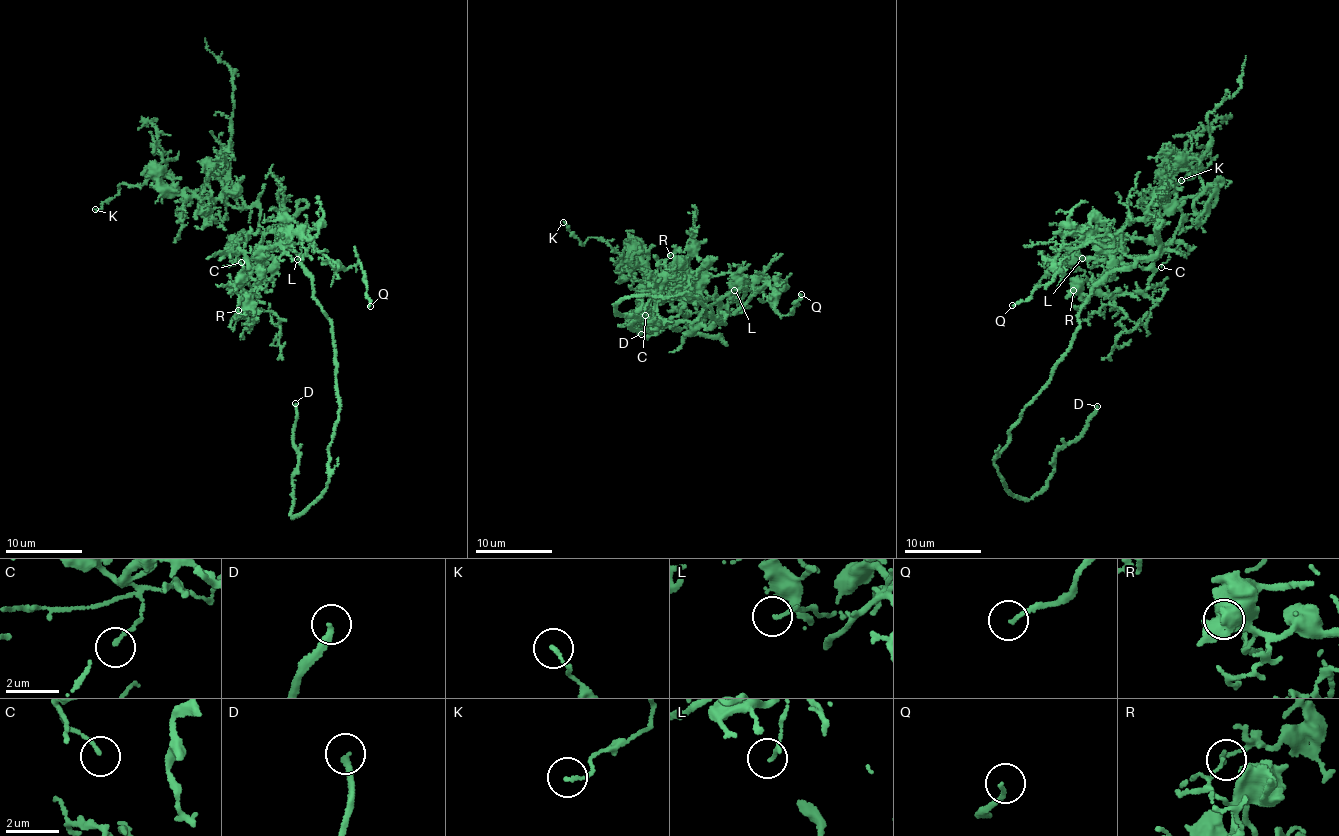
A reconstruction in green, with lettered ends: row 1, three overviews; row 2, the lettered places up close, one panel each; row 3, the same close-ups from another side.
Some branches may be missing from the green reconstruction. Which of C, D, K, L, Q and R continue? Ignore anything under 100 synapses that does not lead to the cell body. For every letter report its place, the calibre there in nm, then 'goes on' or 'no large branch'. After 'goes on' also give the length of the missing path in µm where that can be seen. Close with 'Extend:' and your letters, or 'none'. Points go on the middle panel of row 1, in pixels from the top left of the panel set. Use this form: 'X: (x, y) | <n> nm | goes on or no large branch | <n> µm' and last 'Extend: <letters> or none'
C: (645, 315) | 110 nm | no large branch
D: (641, 334) | 240 nm | goes on | 70 µm
K: (563, 222) | 120 nm | no large branch
L: (734, 290) | 100 nm | goes on | 15 µm
Q: (801, 294) | 110 nm | no large branch
R: (670, 255) | 60 nm | no large branch
Extend: D, L

